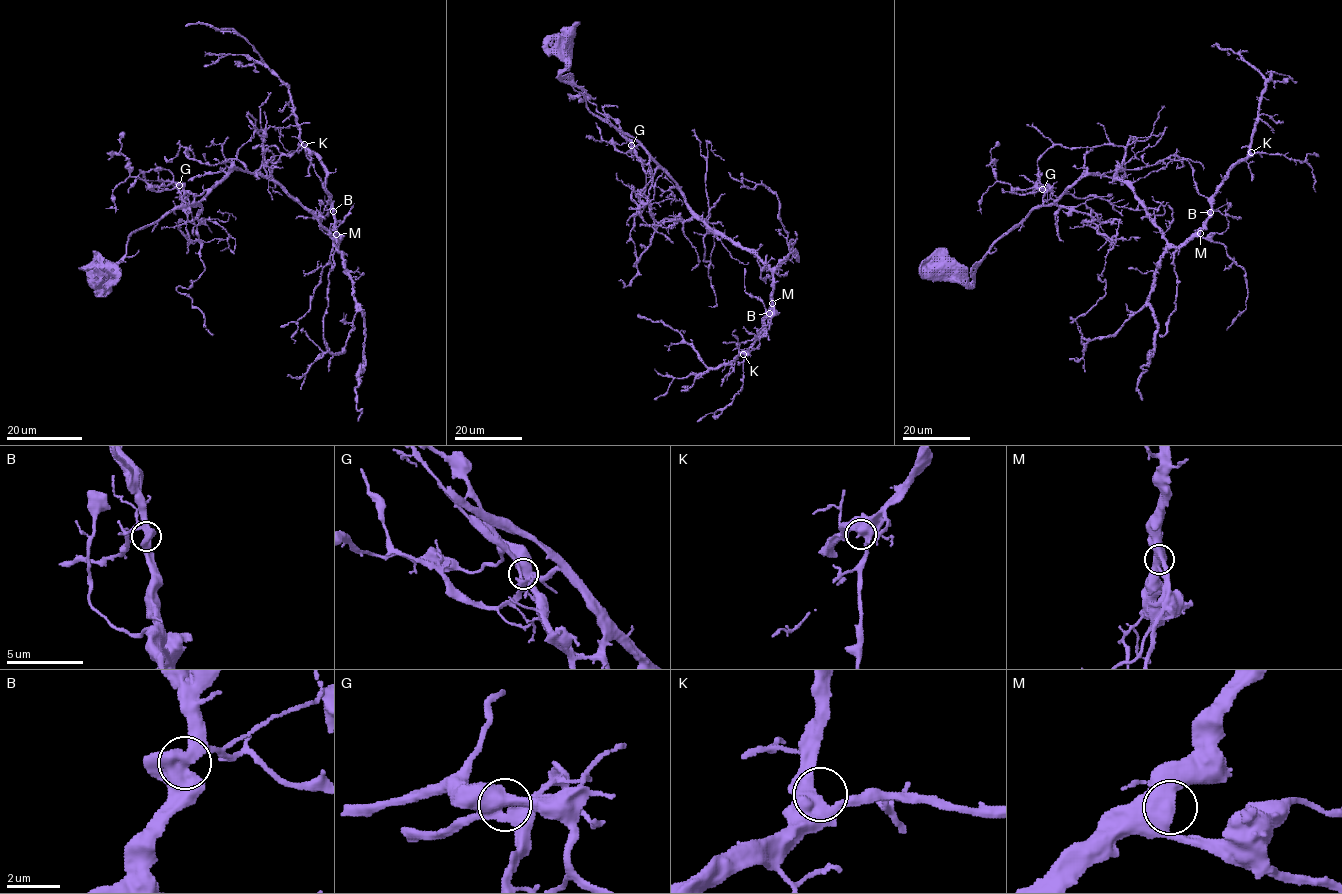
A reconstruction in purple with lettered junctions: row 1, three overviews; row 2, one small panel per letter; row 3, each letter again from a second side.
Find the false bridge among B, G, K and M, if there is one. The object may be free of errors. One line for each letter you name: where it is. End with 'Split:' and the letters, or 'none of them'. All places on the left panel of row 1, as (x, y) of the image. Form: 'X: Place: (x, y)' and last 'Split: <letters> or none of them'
G: Place: (179, 185)
Split: G

